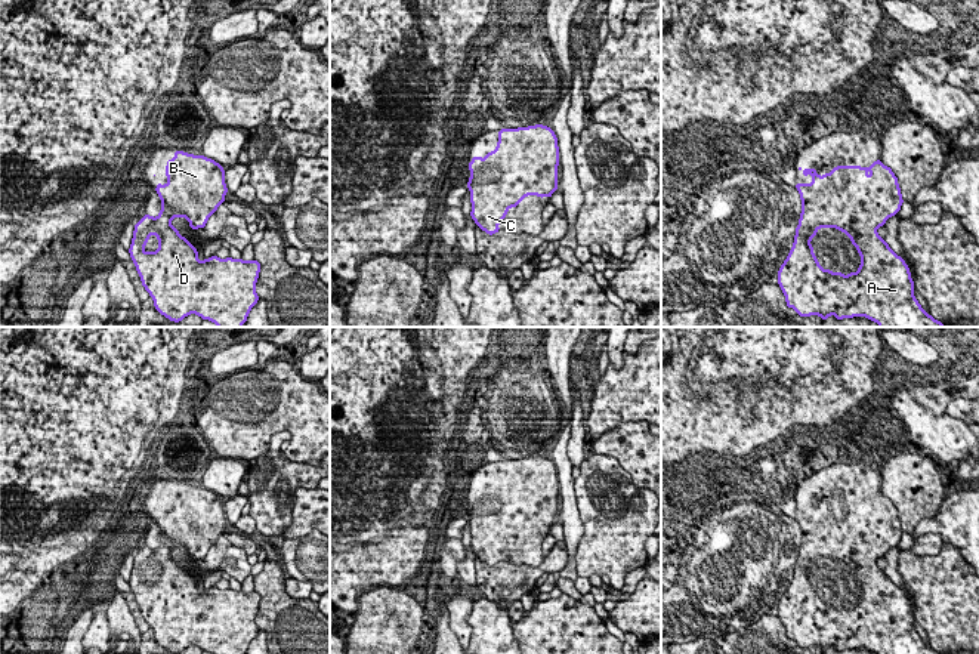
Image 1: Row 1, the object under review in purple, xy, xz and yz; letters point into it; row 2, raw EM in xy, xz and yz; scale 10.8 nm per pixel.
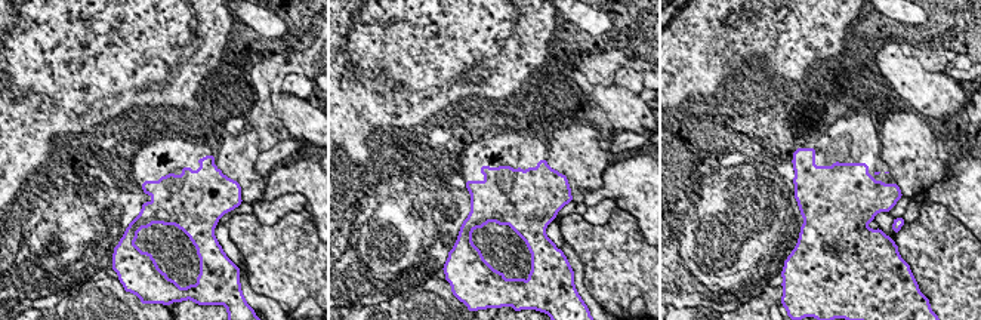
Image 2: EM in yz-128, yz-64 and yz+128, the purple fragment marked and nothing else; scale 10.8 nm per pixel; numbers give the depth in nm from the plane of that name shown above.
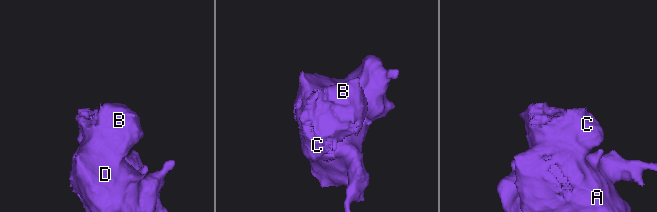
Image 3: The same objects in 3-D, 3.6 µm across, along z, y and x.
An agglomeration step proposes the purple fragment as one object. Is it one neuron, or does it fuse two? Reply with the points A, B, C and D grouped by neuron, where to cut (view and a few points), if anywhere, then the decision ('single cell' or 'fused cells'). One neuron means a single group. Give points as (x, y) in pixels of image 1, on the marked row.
A B C D | no cut | single cell

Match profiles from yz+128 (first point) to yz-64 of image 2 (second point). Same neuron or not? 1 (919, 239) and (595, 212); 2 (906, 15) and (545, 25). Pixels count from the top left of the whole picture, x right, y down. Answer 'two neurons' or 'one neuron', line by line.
1: two neurons
2: two neurons

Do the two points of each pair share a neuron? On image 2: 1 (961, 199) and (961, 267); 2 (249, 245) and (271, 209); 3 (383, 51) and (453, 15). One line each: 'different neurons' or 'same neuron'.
1: different neurons
2: different neurons
3: same neuron

